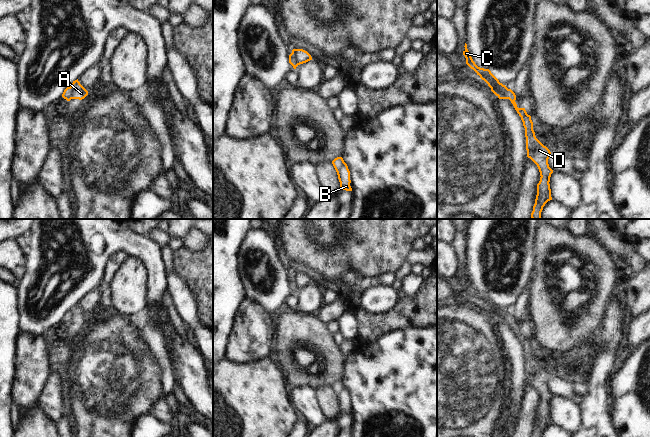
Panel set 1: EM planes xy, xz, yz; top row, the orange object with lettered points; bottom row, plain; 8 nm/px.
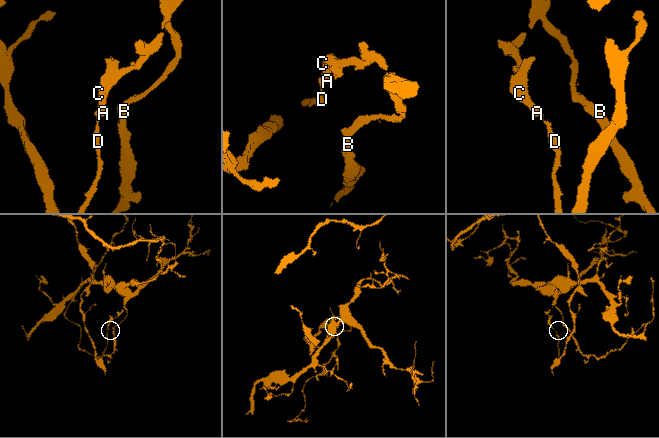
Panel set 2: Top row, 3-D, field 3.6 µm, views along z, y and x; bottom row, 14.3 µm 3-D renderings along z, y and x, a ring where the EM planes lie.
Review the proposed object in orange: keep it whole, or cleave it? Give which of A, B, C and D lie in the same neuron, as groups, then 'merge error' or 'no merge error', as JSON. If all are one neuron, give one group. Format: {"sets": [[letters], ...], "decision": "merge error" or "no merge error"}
{"sets": [["A", "B", "C"], ["D"]], "decision": "merge error"}

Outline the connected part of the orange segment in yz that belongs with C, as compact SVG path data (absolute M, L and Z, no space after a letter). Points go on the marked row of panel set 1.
M465 43L465 50L463 51L463 55L466 58L466 64L473 69L477 75L480 76L482 80L484 80L488 86L491 88L491 91L498 96L499 93L501 93L505 88L507 88L505 85L499 82L499 80L491 73L489 69L484 69L478 67L475 62L473 61L468 49L467 44Z

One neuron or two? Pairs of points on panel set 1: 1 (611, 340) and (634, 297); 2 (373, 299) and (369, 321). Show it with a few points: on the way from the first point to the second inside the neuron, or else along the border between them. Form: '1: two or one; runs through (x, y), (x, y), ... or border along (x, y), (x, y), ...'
1: two; border along (624, 300), (629, 314)
2: two; border along (392, 307), (379, 314), (370, 314), (360, 309)

